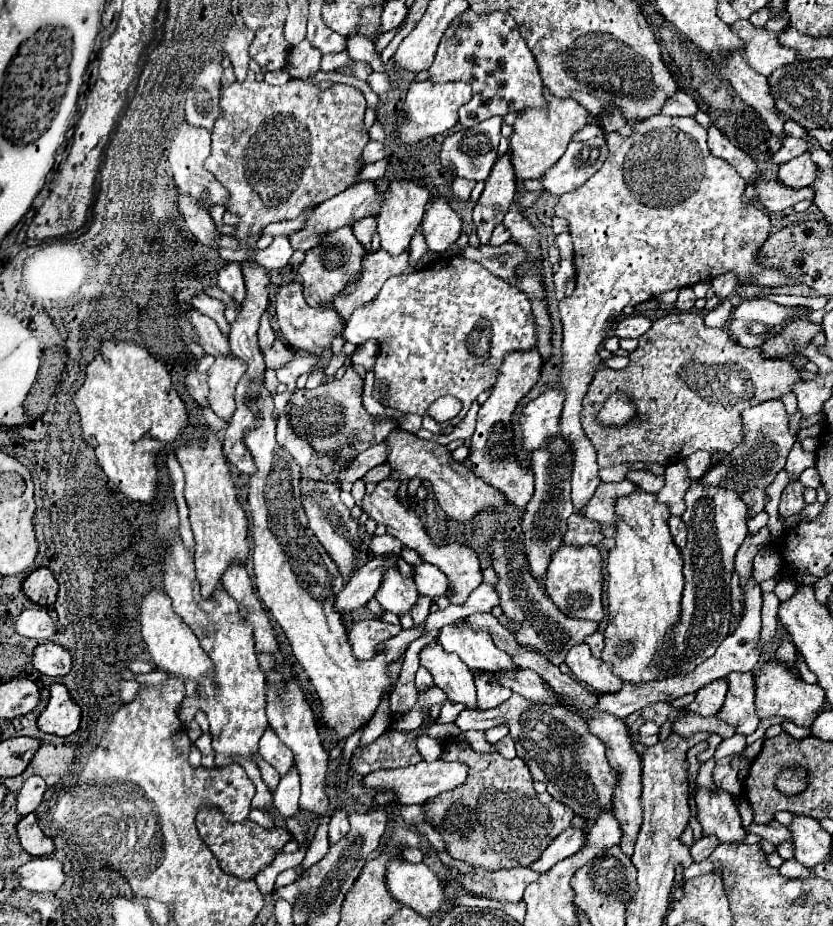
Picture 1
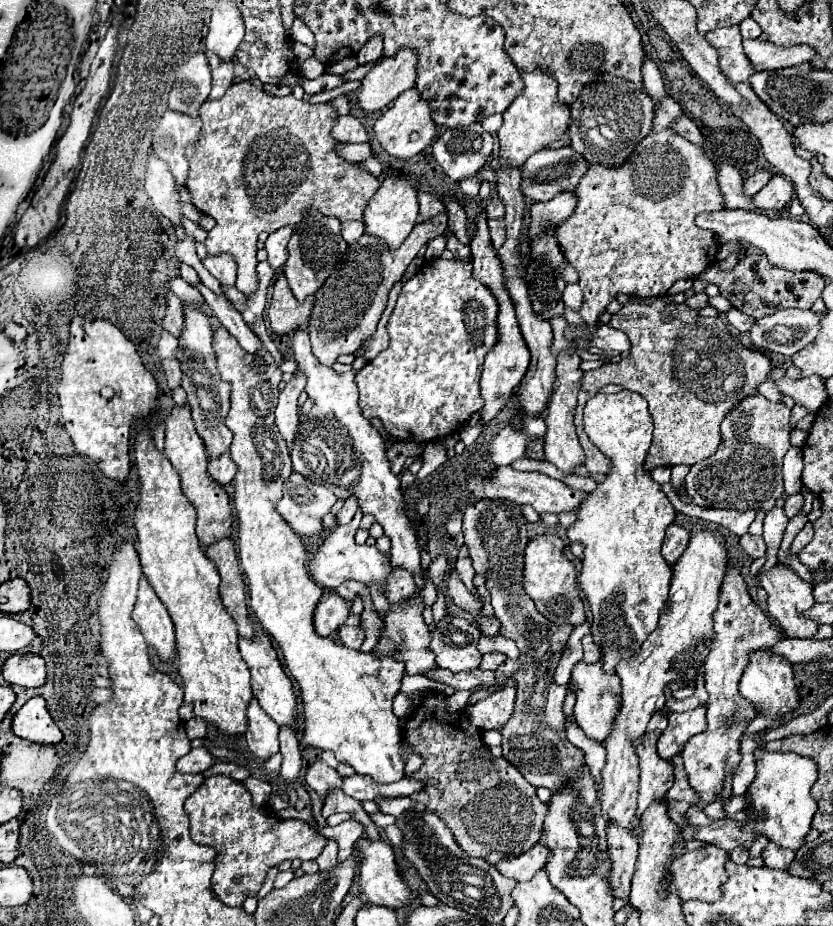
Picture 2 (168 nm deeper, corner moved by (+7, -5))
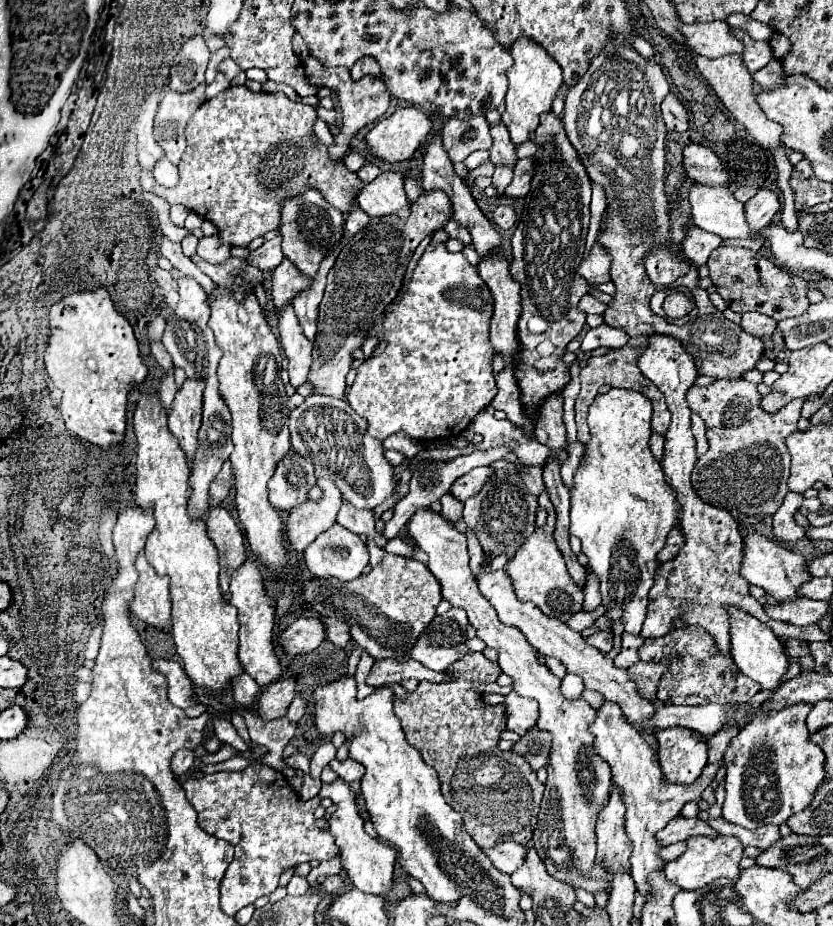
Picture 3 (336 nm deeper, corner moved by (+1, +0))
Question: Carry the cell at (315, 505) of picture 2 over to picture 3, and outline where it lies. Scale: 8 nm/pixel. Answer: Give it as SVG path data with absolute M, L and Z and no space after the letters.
M290 449L290 451L286 453L286 459L282 459L282 461L278 463L276 473L274 473L272 479L268 481L270 503L272 503L276 509L288 513L288 511L292 511L294 507L298 507L298 505L302 505L302 503L308 501L308 491L310 491L314 485L316 485L316 477L314 477L314 467L312 467L312 463L310 463L308 459L302 459L294 449Z

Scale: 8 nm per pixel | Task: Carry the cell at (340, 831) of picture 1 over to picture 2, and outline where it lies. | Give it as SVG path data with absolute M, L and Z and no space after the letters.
M328 840L328 844L324 846L322 854L316 858L318 866L320 866L320 872L328 872L330 868L336 866L336 854L338 854L338 844L336 840Z

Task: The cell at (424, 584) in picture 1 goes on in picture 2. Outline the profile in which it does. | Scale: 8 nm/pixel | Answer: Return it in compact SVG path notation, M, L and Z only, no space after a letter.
M304 328L294 330L292 350L300 370L307 376L306 392L314 400L314 408L300 416L296 438L290 444L294 472L308 476L316 484L332 488L332 492L342 500L356 496L358 508L364 514L374 514L376 522L390 538L392 564L398 568L408 568L412 574L422 574L416 534L404 512L400 478L390 472L384 438L370 424L370 420L364 418L358 406L357 372L352 369L346 374L338 374L332 368L320 364L312 356L309 334Z

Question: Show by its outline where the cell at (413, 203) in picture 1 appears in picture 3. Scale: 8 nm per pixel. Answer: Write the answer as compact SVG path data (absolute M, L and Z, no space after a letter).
M386 171L378 175L358 193L358 205L370 217L398 215L400 219L410 217L410 201L404 191L404 175L396 171Z

